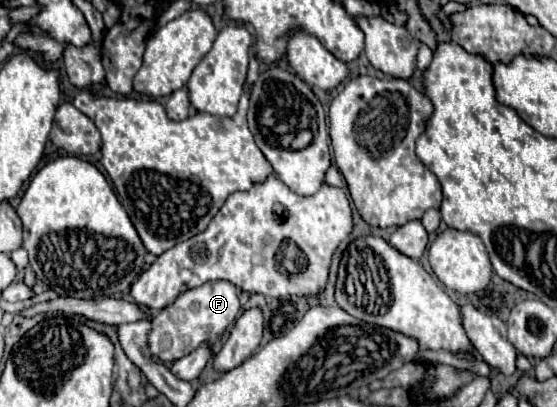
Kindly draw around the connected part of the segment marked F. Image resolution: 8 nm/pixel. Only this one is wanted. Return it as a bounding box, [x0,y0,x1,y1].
[149,280,241,362]

